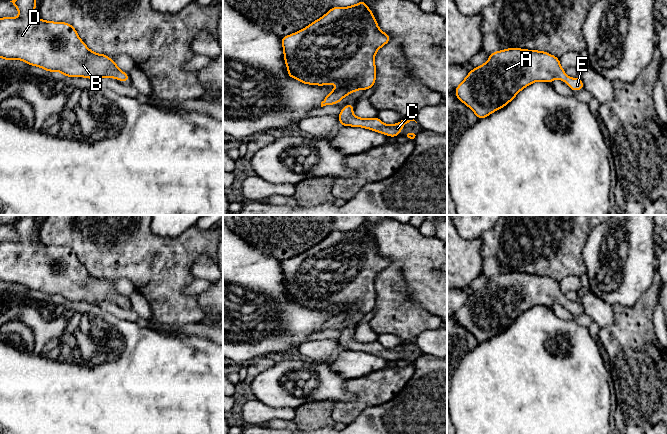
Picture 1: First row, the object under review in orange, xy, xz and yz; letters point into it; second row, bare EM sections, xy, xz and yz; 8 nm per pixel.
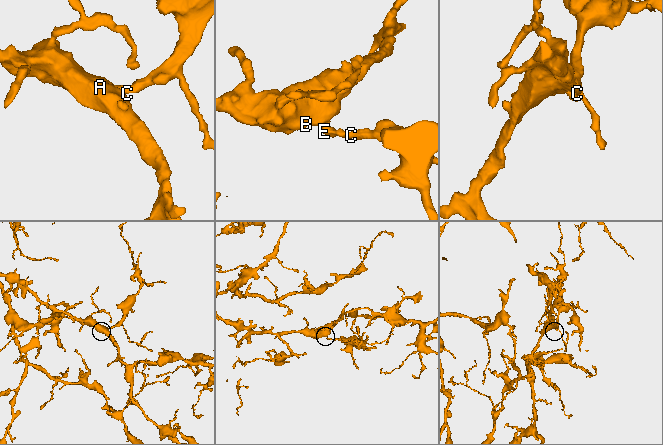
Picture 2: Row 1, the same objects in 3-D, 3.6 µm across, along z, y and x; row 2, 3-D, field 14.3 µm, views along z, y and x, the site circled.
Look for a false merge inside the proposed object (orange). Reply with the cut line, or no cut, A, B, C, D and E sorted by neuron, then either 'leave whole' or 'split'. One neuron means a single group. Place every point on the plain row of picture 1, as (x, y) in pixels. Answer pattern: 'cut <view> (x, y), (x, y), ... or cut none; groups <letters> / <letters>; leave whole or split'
cut none; groups A B C D E; leave whole

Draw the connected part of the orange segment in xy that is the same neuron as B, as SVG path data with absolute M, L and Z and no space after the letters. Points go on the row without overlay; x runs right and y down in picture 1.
M22 215L10 226L18 233L19 240L0 242L1 282L6 285L22 284L28 289L38 290L49 296L58 295L69 302L84 301L95 304L108 301L129 306L129 298L120 294L115 285L107 279L91 275L71 248L34 243L32 236L37 232L34 215Z

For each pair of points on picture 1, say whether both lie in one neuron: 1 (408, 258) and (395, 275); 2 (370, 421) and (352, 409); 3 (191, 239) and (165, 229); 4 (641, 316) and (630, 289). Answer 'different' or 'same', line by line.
1: different
2: different
3: different
4: different

